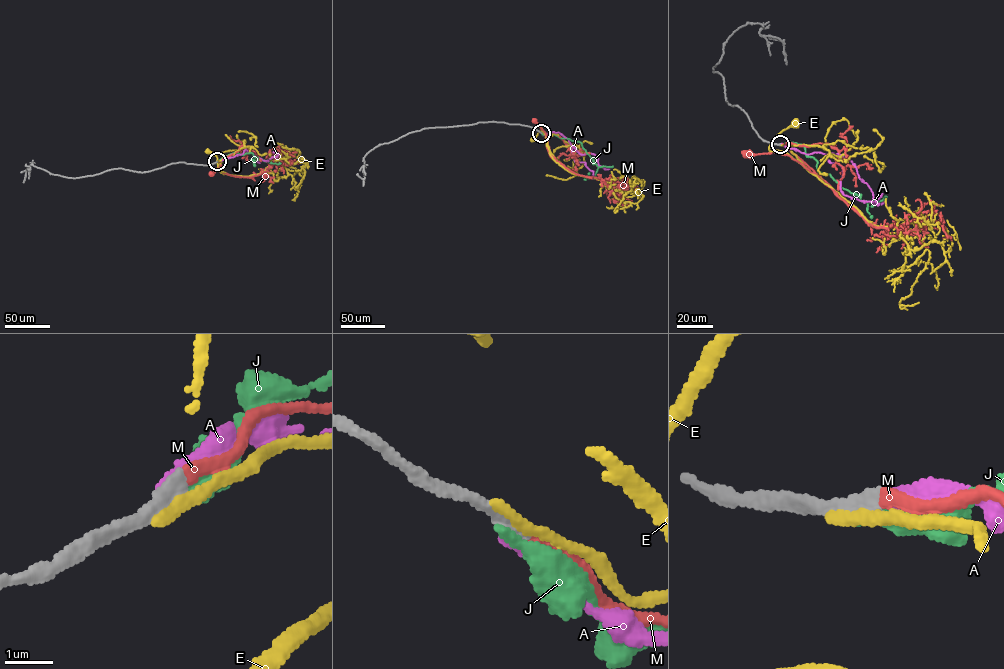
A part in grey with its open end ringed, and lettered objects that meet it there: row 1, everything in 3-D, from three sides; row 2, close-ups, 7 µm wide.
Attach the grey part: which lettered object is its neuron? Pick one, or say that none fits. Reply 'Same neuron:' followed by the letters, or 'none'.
Same neuron: M

